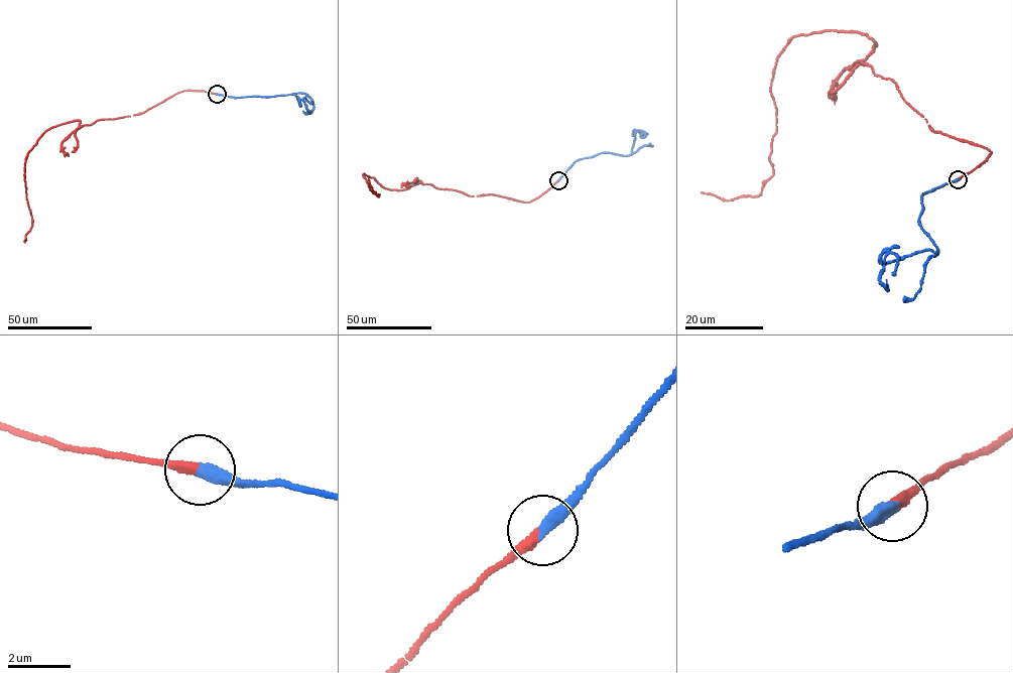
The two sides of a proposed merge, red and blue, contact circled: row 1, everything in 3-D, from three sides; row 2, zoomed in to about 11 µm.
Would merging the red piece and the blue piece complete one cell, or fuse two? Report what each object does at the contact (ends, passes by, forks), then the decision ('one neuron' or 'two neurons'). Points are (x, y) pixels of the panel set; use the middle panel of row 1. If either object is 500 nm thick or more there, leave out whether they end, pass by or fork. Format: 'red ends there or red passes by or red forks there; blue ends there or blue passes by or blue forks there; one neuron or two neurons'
red ends there; blue ends there; one neuron

